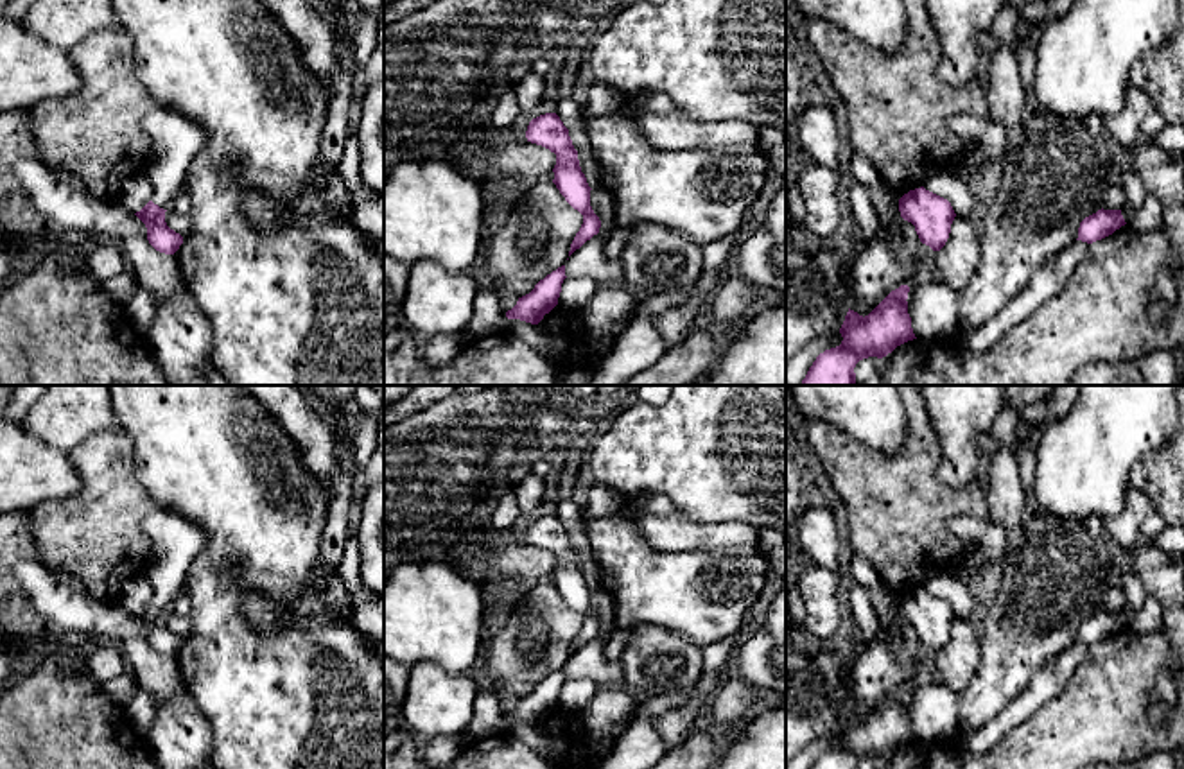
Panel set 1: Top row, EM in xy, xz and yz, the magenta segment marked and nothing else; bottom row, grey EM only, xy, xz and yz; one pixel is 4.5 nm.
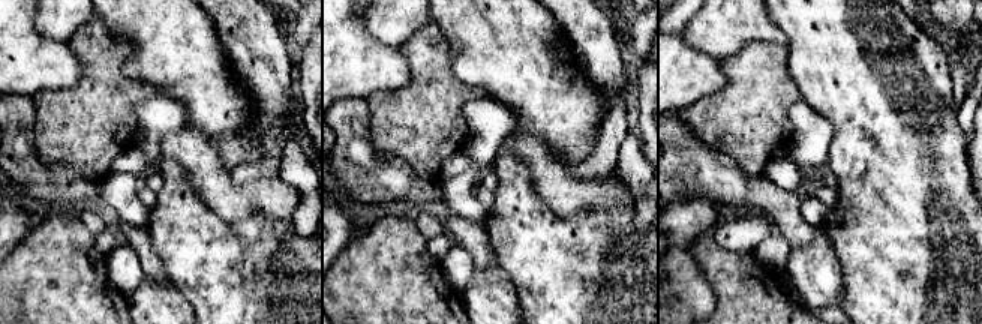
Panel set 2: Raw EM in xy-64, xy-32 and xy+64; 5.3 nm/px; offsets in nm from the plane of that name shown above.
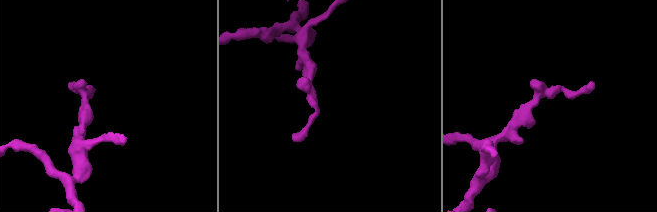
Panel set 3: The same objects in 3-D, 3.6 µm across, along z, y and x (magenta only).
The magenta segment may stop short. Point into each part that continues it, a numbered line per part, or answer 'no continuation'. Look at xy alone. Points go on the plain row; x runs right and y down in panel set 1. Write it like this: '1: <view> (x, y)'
1: xy (174, 542)

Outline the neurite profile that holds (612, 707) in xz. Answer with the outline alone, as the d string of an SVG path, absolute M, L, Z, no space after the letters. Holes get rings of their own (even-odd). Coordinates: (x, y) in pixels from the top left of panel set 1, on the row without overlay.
M624 685L599 688L581 712L585 728L592 735L612 733L630 722L637 713L639 703Z

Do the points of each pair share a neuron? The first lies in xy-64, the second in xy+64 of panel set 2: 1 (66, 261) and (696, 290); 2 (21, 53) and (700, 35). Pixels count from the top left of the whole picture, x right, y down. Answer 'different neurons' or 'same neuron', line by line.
1: different neurons
2: different neurons

